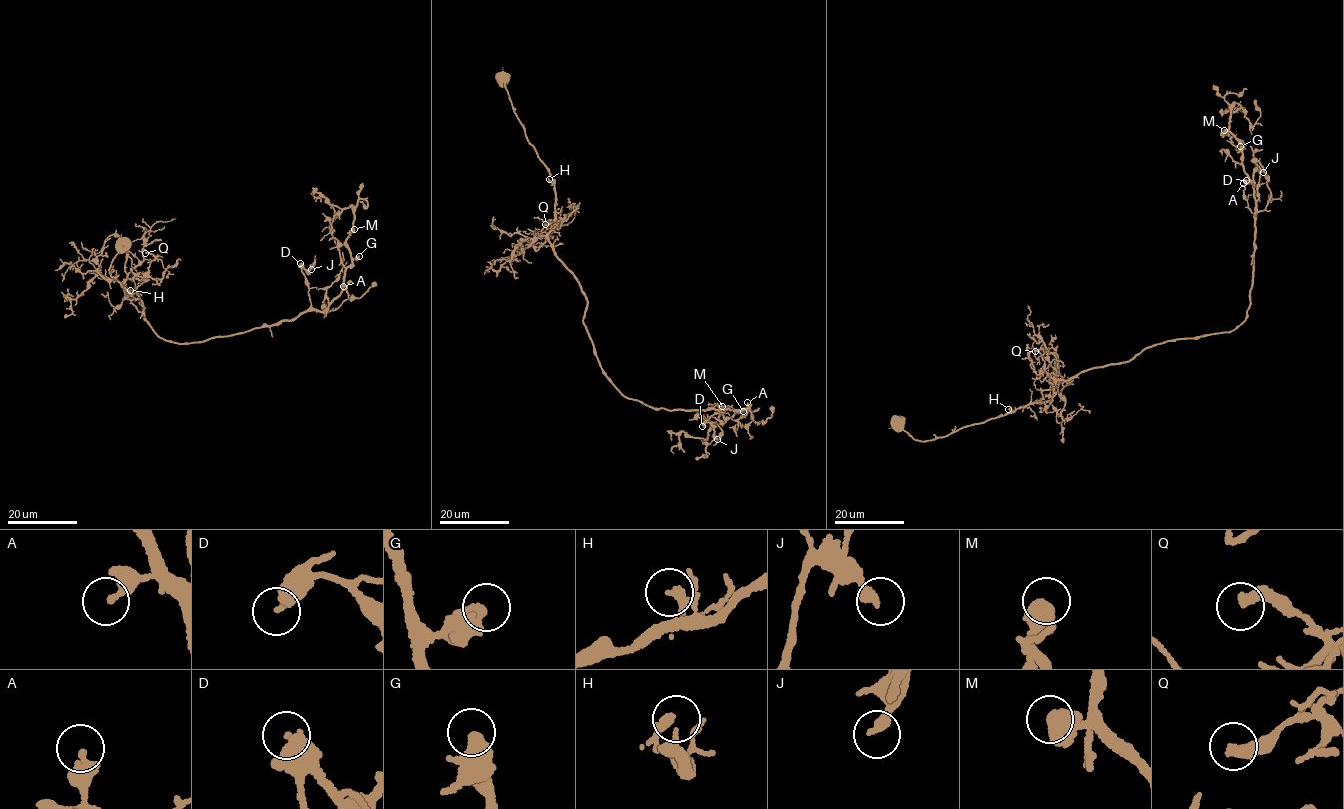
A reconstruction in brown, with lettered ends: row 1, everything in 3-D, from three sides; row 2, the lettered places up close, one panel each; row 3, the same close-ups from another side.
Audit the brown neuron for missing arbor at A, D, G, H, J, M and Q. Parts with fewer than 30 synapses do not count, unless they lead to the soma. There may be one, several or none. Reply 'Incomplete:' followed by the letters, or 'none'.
Incomplete: D

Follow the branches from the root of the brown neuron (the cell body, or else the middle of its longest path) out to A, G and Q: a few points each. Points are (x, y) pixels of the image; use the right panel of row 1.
A: (900, 423), (930, 441), (1044, 403), (1084, 370), (1233, 330), (1254, 274), (1257, 212), (1243, 183)
G: (900, 423), (916, 439), (943, 437), (1044, 403), (1084, 370), (1238, 326), (1257, 212), (1240, 146)
Q: (900, 423), (902, 429), (924, 442), (1035, 402), (1044, 403), (1052, 396), (1054, 382), (1035, 351)

